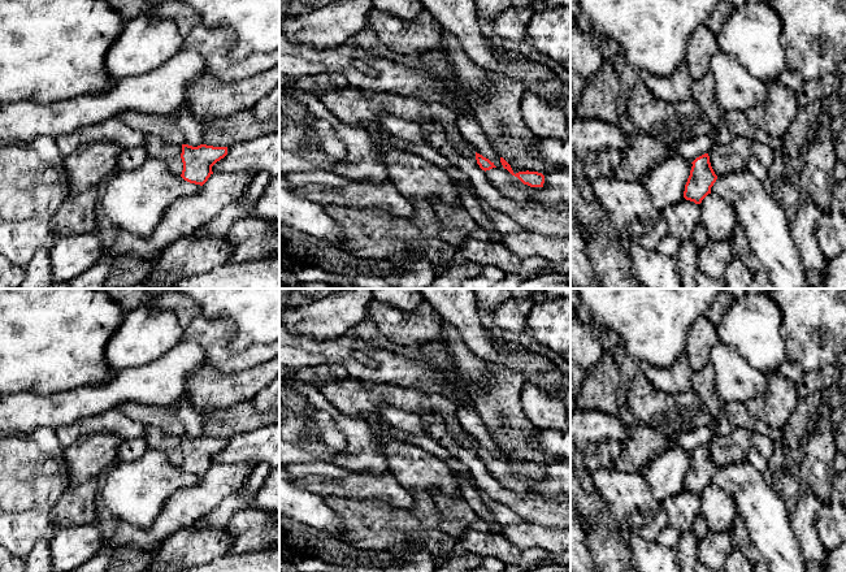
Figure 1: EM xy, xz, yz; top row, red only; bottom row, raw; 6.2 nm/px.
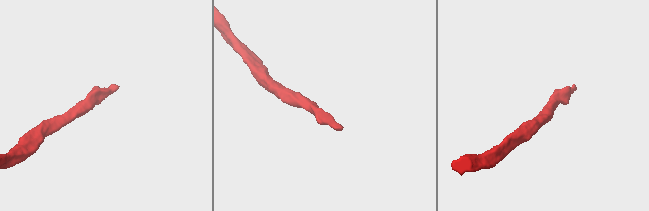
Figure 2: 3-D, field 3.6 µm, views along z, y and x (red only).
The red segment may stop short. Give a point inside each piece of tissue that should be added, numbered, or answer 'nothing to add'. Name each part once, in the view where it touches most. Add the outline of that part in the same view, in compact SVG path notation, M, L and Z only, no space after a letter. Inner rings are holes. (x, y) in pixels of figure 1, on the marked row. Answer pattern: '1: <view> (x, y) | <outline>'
1: xz (508, 185) | M504 168L486 170L486 177L504 196L521 204L532 203L532 194L542 188L524 185Z

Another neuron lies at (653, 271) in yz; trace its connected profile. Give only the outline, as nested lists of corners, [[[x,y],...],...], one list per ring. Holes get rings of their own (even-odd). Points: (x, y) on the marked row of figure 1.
[[[632,244],[630,263],[630,277],[635,278],[642,289],[682,289],[676,256]]]

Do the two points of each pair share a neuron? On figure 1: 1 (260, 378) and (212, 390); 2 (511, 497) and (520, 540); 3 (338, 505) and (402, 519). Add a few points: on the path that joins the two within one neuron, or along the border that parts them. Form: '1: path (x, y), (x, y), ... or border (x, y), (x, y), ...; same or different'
1: path (248, 382), (243, 386), (224, 389); same
2: border (525, 520), (555, 528); different
3: path (354, 514), (361, 519), (386, 519); same

